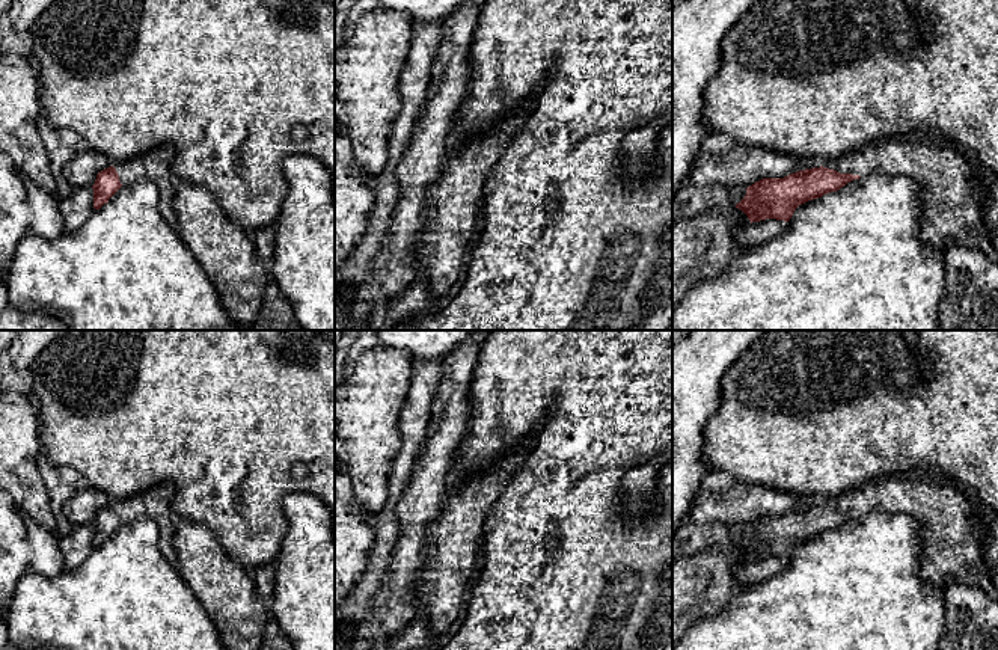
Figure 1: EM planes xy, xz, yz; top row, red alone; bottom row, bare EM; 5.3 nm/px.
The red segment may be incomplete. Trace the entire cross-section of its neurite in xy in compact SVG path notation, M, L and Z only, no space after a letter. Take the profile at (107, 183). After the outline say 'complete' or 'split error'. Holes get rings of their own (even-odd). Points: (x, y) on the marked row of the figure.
M113 166L98 172L93 189L93 208L99 210L122 187Z | complete

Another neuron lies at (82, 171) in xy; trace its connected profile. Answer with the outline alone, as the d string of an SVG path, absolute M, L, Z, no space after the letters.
M83 146L74 158L65 164L63 176L72 187L92 187L96 175L113 166L113 163L101 152Z

